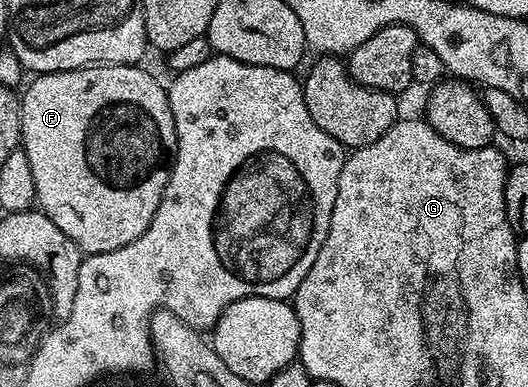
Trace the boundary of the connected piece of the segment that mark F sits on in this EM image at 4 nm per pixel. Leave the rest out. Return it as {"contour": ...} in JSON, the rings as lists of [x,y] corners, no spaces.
{"contour":[[[140,65],[131,66],[85,66],[81,70],[64,70],[54,74],[38,74],[24,87],[21,94],[21,146],[27,160],[31,164],[31,176],[35,176],[37,189],[36,205],[48,216],[86,255],[111,252],[115,248],[123,248],[131,244],[131,240],[139,240],[143,232],[151,224],[155,212],[161,203],[163,192],[167,188],[169,171],[173,169],[173,156],[177,152],[177,137],[175,136],[175,120],[171,116],[169,96],[164,85],[160,86]]]}

